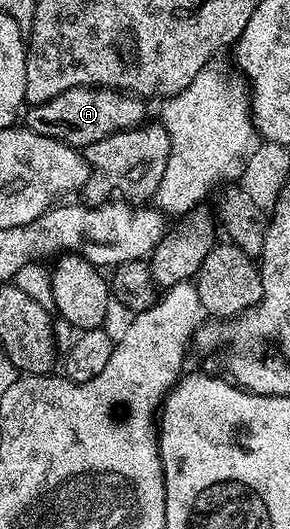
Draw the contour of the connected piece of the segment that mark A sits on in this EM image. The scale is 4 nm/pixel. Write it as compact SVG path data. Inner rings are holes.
M99 87L71 89L62 91L62 95L46 103L31 106L23 114L22 121L30 131L38 135L56 137L70 146L83 147L98 139L121 133L124 129L134 129L137 125L145 124L144 105L141 98L127 91Z

